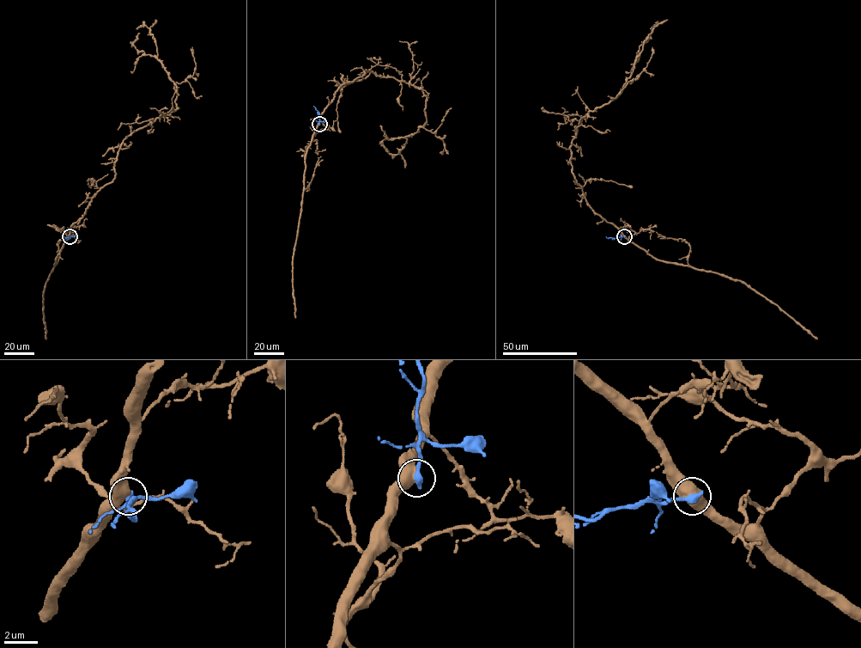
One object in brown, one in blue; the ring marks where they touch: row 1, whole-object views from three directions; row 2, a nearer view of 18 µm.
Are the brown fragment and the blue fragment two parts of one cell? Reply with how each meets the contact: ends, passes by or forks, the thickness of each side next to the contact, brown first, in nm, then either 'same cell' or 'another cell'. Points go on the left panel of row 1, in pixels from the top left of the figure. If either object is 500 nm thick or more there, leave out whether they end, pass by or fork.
calibres 550 and 420 nm; another cell

